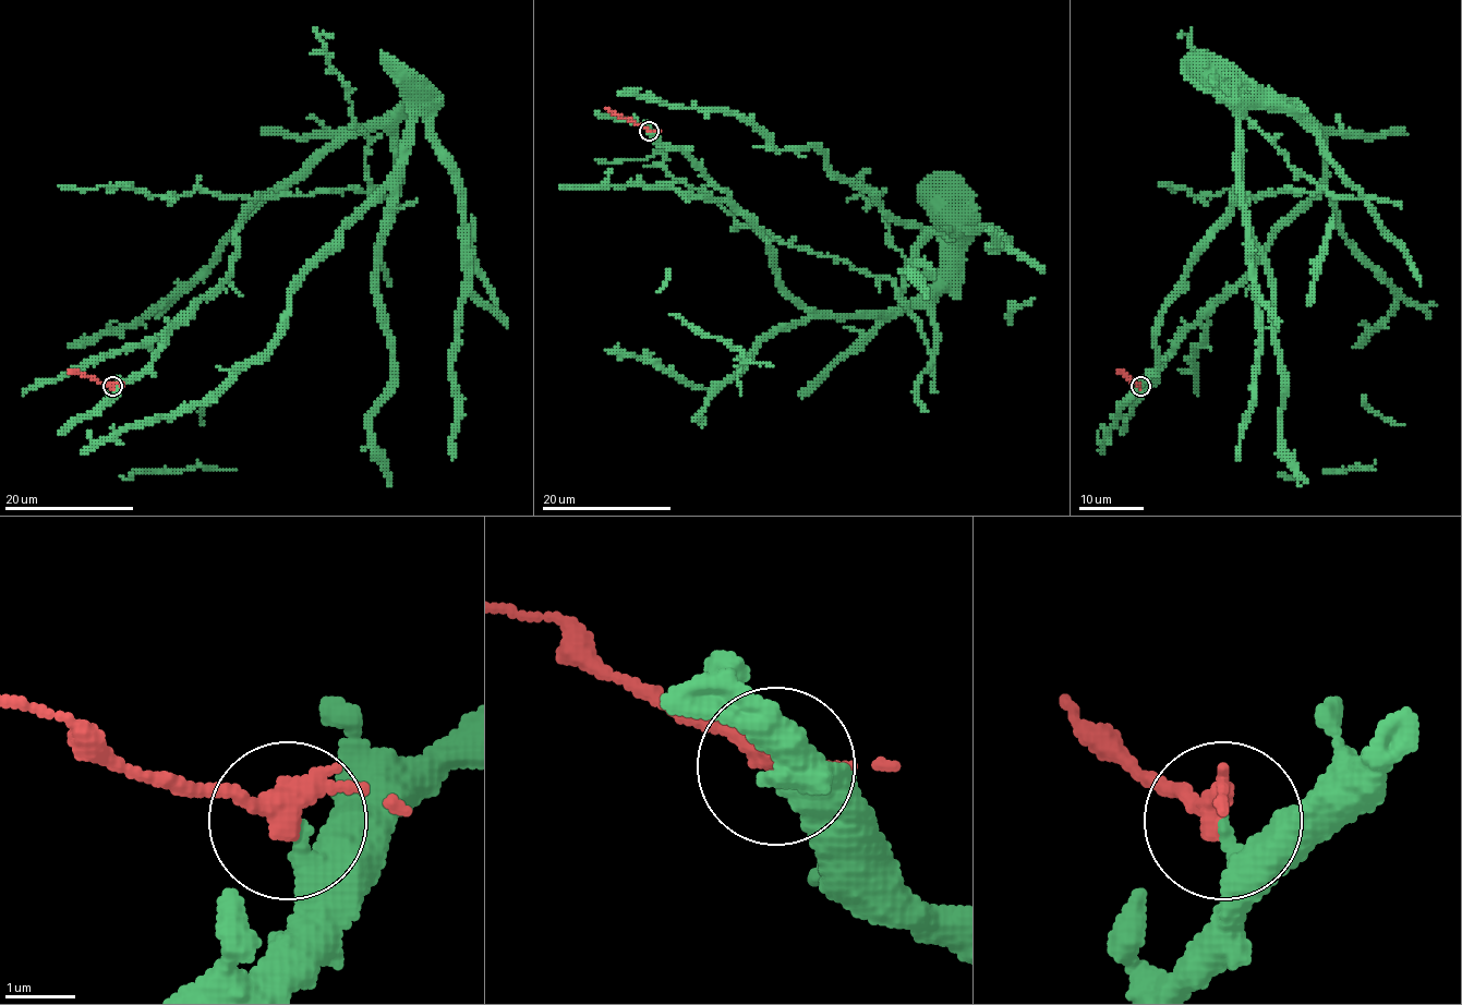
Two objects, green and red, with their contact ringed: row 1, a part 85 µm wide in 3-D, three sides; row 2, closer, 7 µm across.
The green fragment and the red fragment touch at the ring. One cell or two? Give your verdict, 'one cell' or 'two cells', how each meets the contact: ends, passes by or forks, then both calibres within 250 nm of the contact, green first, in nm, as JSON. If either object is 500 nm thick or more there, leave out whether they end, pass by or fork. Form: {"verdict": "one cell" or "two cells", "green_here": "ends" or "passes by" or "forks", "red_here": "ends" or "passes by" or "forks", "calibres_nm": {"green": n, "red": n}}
{"verdict": "two cells", "green_here": "ends", "red_here": "passes by", "calibres_nm": {"green": 320, "red": 300}}

